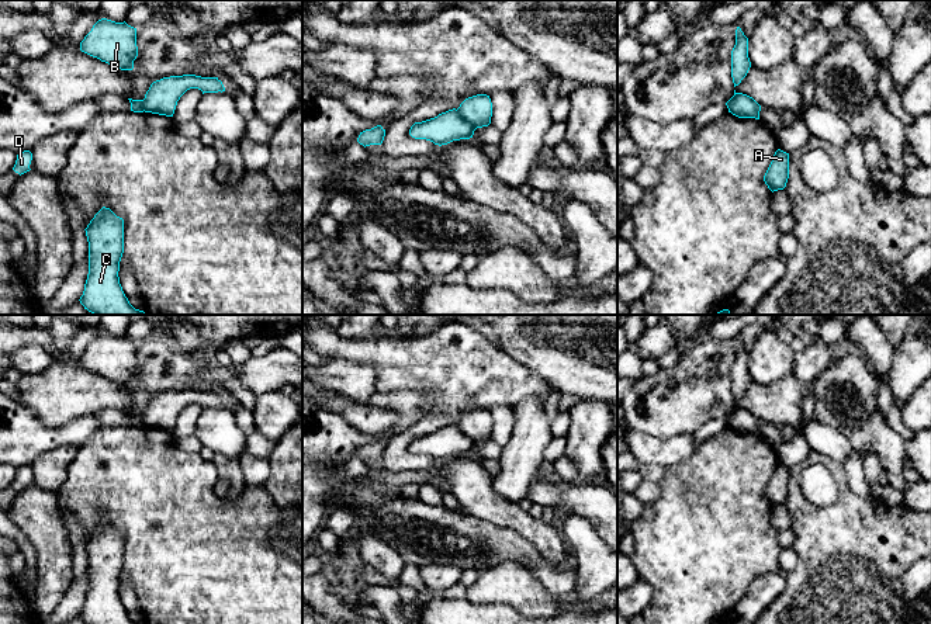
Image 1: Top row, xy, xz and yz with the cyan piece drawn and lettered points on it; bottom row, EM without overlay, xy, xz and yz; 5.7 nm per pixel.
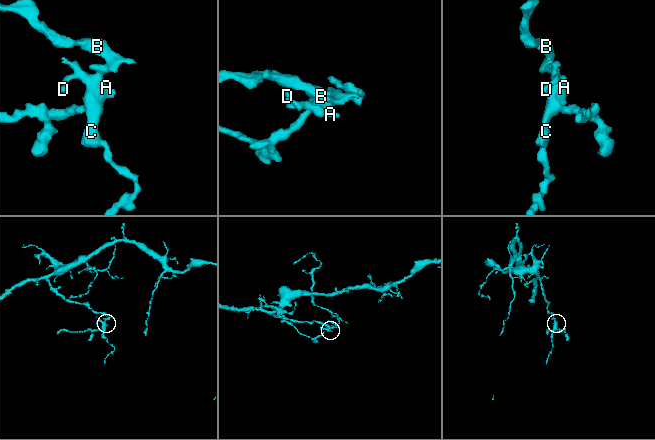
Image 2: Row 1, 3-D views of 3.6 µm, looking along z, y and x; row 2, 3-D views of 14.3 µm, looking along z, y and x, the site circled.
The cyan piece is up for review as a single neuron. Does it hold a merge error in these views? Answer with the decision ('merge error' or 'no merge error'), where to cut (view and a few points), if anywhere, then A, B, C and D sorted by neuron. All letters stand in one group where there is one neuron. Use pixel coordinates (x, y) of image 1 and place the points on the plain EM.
merge error | xz (456, 425), (476, 443) | A C D / B

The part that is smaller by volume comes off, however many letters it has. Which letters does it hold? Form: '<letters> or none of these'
A, C, D

